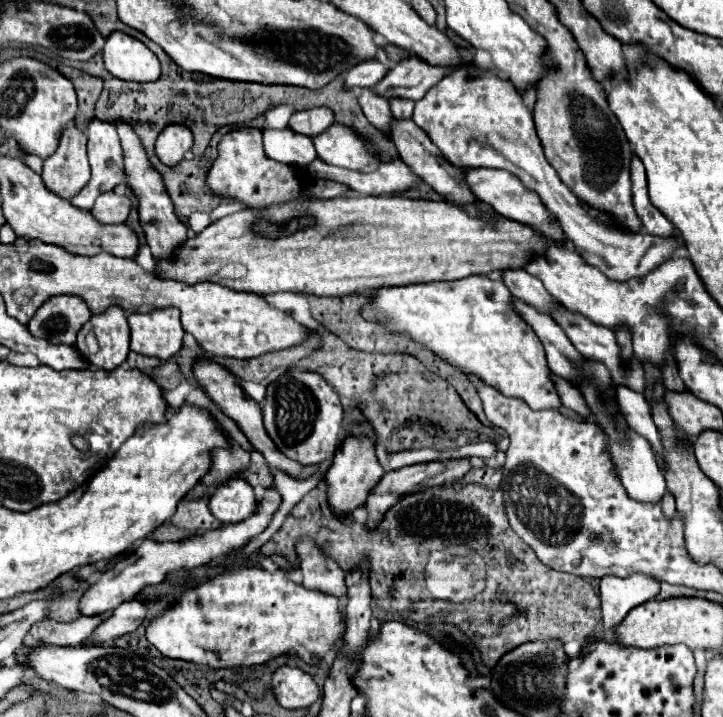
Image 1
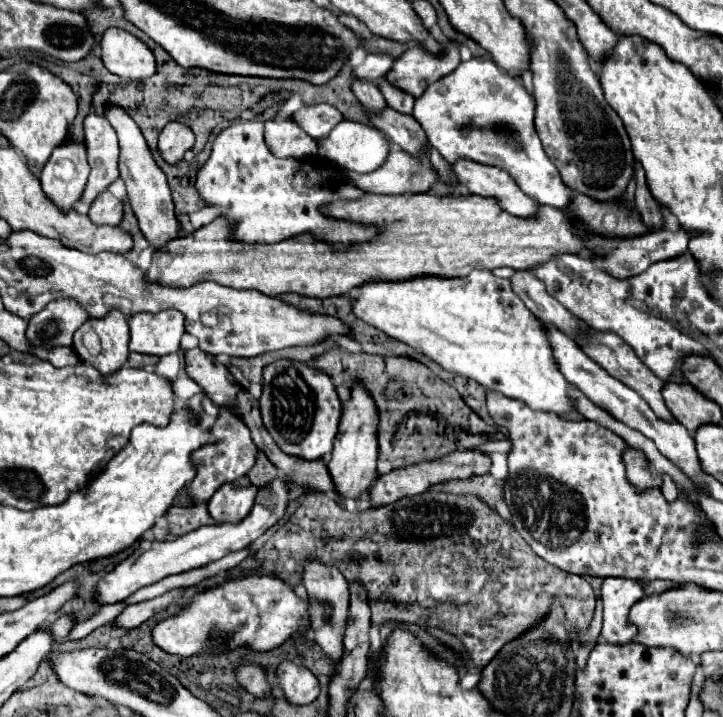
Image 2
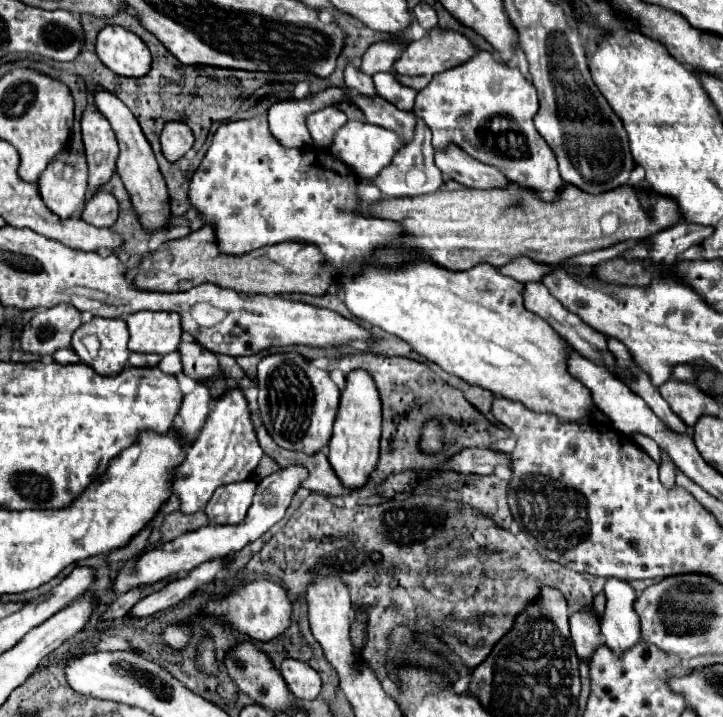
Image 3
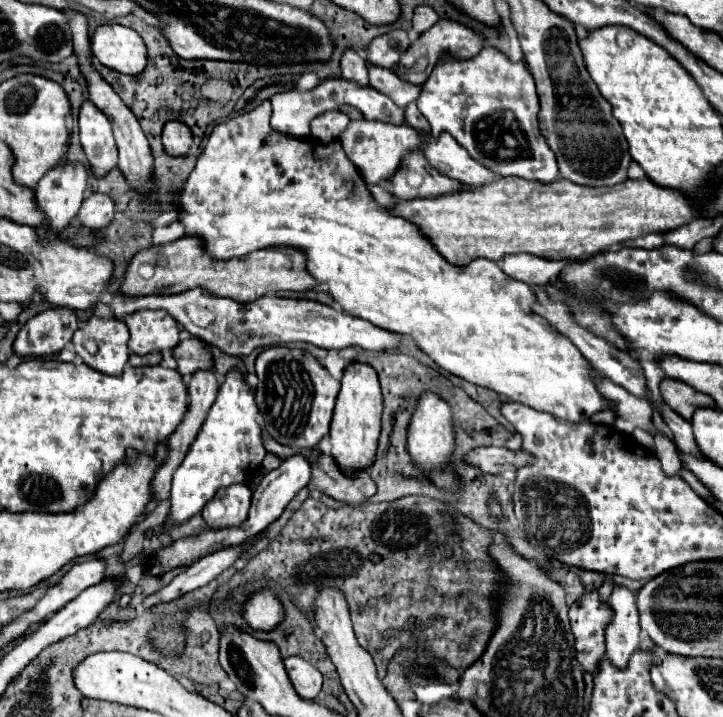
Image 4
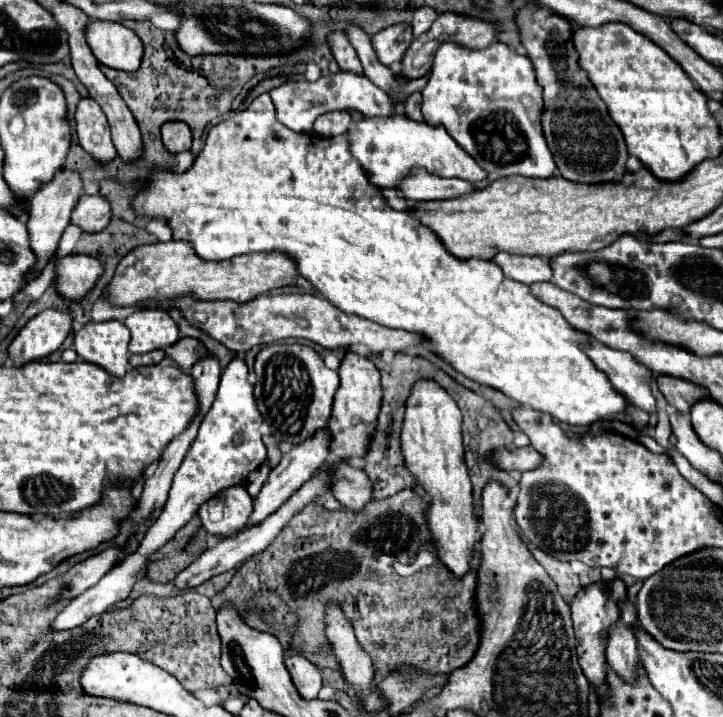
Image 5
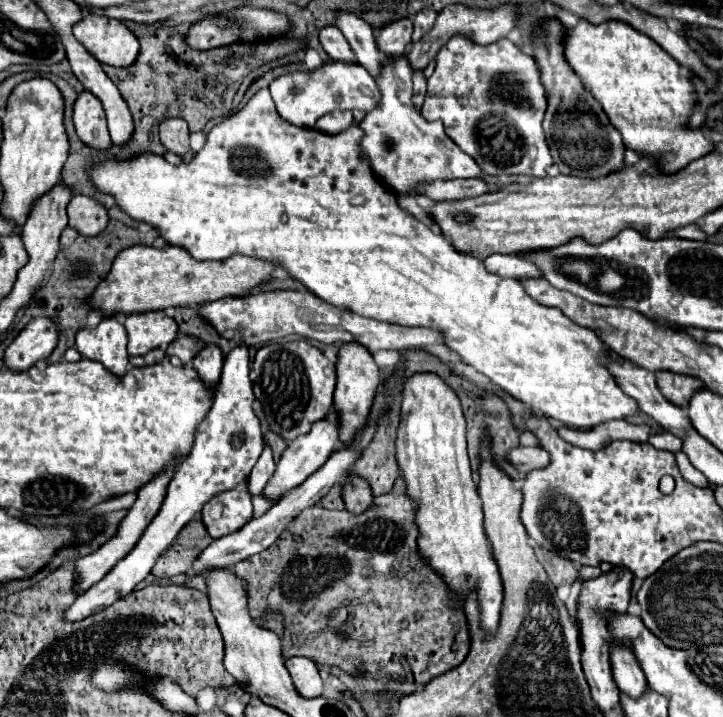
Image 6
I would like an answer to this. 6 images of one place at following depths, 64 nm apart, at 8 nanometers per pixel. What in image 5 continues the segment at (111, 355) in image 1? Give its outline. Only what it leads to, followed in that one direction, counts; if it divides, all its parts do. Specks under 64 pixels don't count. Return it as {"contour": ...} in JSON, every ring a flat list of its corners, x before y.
{"contour":[[118,320,90,322,74,334,74,350,86,362,100,364,108,374,122,378,128,366,130,332]]}

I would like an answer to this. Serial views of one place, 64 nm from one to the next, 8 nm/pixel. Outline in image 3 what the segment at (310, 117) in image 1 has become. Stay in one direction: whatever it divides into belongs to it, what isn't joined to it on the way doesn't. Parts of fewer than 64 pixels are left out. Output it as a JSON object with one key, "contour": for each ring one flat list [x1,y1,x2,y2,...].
{"contour":[[336,106,332,108,324,108,312,116,308,116,308,130,312,134,314,146,316,148,328,148,334,132,338,132,342,128,342,124,346,124,348,118,342,110,338,110]]}

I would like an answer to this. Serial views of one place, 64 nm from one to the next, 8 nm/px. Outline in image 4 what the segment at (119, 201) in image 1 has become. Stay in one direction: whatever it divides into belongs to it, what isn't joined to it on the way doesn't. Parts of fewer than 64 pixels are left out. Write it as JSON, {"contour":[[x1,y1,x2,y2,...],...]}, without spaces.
{"contour":[[92,194,84,200,80,212,76,214,76,222,80,226,90,228,90,230,100,230,106,228,114,218,114,200,106,194]]}

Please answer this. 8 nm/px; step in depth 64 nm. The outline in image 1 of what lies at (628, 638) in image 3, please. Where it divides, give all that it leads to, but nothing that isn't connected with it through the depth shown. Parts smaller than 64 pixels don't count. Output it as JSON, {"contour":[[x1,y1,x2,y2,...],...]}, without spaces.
{"contour":[[634,574,628,578,604,576,600,580,600,600,602,600,602,624,604,624,604,640,616,642,616,626,626,618,626,614,646,602,652,600,660,592,660,582,642,574]]}

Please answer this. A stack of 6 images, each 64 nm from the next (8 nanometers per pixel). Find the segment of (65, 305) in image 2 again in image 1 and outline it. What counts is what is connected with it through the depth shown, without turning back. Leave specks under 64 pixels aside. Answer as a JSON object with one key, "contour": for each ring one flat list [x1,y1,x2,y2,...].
{"contour":[[54,296,44,302,34,318,28,322,28,330,36,338,44,338,50,344,74,344,78,330,90,320,86,302,78,296]]}

